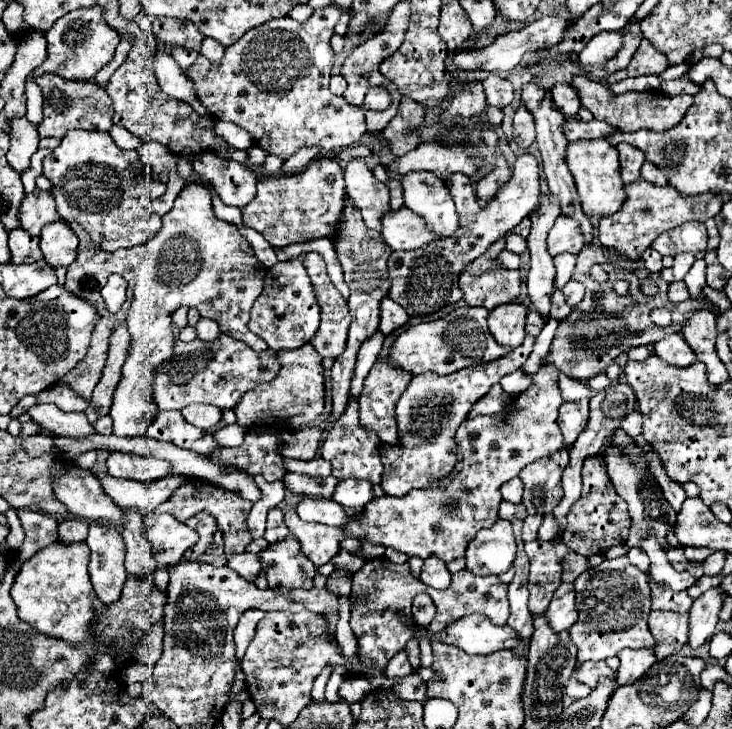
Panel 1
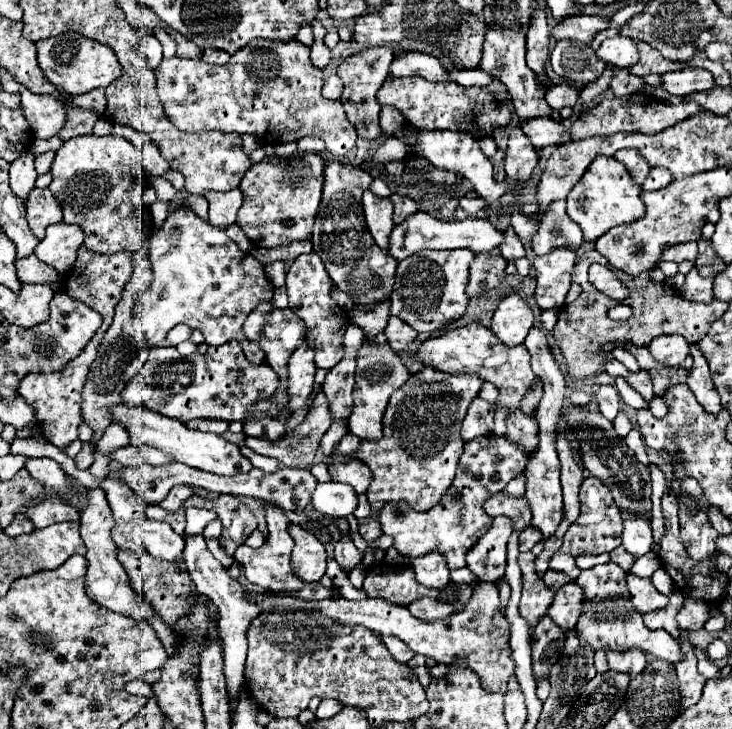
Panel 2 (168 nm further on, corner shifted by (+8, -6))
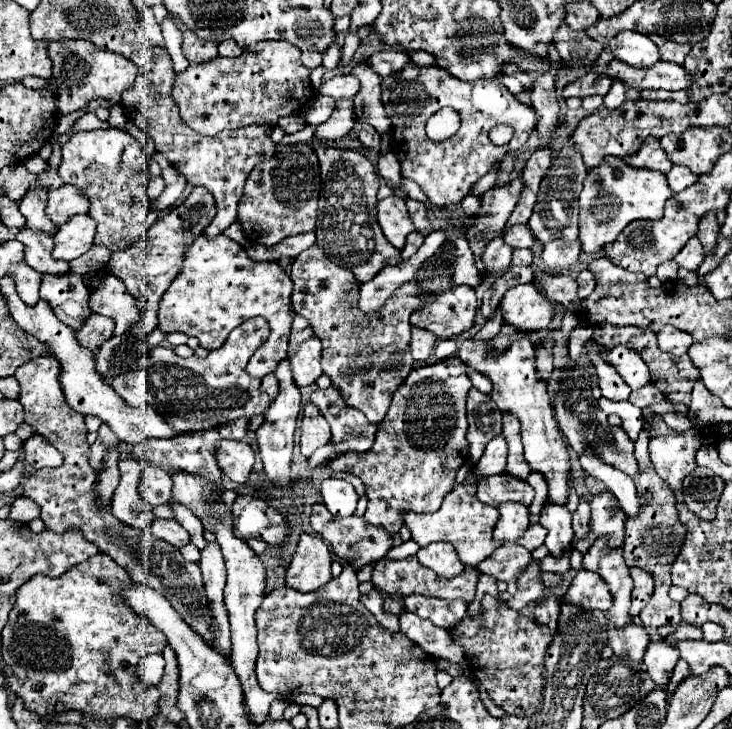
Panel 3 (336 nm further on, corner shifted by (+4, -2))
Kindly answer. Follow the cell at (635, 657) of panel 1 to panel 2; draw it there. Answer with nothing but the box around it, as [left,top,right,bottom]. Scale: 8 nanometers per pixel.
[606,649,648,677]

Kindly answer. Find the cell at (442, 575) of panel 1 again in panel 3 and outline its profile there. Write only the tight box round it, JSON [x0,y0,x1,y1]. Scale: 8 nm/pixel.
[416,541,464,579]

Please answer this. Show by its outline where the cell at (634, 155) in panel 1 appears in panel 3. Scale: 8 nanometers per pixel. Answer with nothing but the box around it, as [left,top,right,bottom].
[624,139,672,171]

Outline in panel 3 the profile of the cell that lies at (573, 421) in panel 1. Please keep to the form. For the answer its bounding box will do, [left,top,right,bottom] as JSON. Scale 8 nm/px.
[572,499,590,539]

